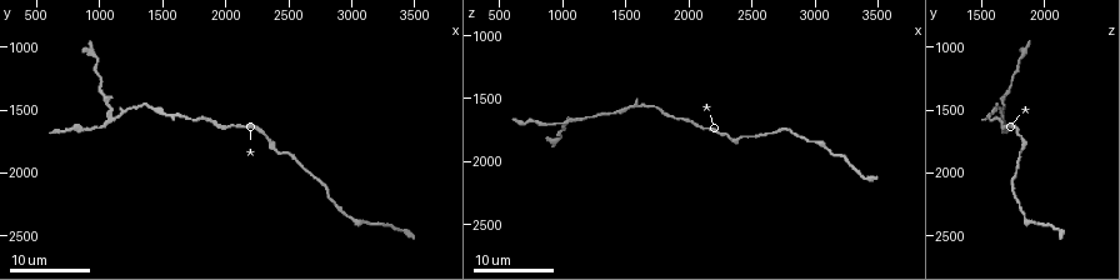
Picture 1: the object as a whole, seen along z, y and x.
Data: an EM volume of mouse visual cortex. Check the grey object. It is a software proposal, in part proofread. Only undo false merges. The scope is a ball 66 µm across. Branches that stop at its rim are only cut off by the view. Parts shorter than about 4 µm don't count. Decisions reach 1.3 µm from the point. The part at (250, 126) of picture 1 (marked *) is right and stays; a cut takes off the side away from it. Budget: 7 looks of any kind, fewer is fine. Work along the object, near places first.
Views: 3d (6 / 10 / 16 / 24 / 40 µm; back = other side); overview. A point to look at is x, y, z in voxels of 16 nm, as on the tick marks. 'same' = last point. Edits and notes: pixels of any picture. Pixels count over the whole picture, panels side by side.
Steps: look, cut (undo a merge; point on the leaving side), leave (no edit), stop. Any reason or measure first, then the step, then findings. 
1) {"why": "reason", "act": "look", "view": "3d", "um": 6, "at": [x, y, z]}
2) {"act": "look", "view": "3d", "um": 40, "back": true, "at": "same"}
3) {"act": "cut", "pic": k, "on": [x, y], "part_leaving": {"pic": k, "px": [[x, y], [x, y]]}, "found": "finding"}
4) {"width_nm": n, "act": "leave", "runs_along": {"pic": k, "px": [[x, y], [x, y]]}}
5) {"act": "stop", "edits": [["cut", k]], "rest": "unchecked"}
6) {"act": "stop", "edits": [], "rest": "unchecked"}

{"why": "sudden change in width", "act": "look", "view": "3d", "um": 24, "at": [2400, 1840, 1800]}

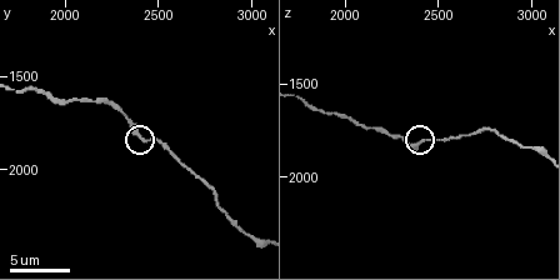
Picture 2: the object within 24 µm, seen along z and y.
{"why": "closer look", "act": "look", "view": "3d", "um": 10, "at": [2400, 1840, 1800]}

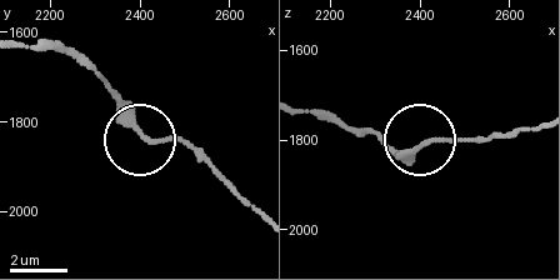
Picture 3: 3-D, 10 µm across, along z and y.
{"act": "leave", "runs_along": {"pic": 3, "px": [[53, 45], [108, 89], [136, 131], [186, 141], [205, 158]]}, "found": "one cell here"}

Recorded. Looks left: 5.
{"why": "sudden change in width", "act": "look", "view": "3d", "um": 6, "at": [2040, 1640, 1700]}

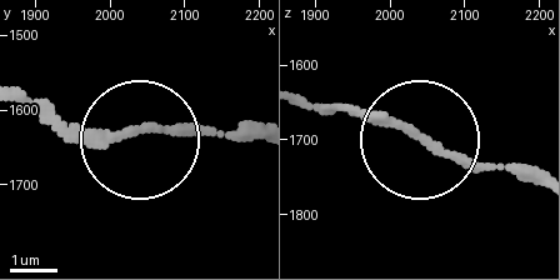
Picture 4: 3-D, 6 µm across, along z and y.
{"act": "leave", "runs_along": {"pic": 4, "px": [[255, 133], [104, 133], [24, 108]]}, "found": "one cell here"}

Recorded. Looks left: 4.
{"why": "arms part here", "act": "look", "view": "3d", "um": 16, "at": [1060, 1580, 1640]}

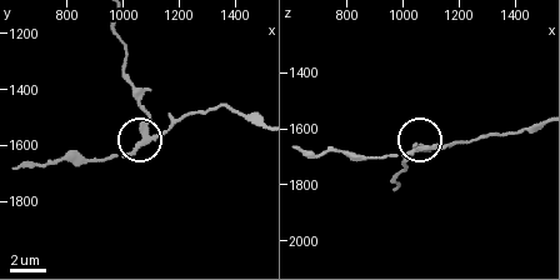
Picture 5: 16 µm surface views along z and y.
{"why": "zoom in", "act": "look", "view": "3d", "um": 10, "at": [1070, 1570, 1670]}

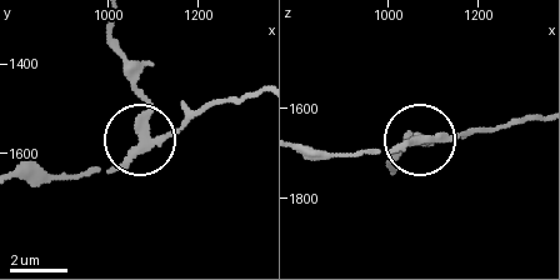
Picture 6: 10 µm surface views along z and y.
{"side_arm_um": 9, "act": "cut", "pic": 6, "on": [143, 93], "part_leaving": {"pic": 6, "px": [[144, 135], [144, 95], [108, 23]]}, "found": "two cells meet here"}

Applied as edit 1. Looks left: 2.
{"act": "stop", "edits": [["cut", 6]], "rest": "unchecked"}

